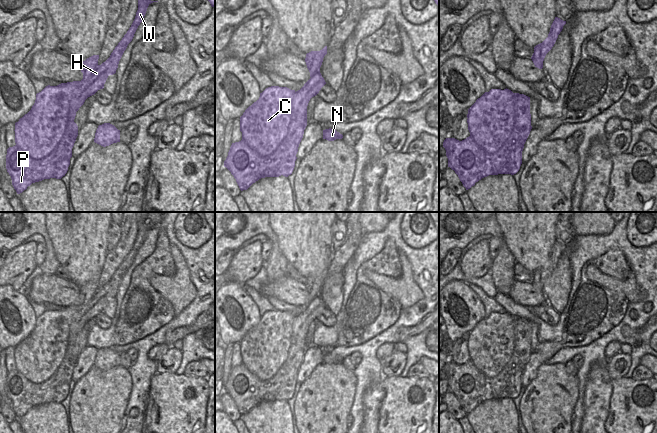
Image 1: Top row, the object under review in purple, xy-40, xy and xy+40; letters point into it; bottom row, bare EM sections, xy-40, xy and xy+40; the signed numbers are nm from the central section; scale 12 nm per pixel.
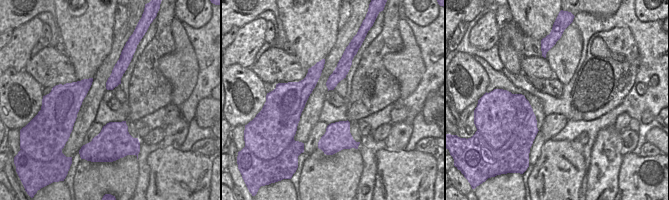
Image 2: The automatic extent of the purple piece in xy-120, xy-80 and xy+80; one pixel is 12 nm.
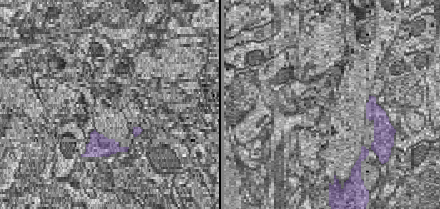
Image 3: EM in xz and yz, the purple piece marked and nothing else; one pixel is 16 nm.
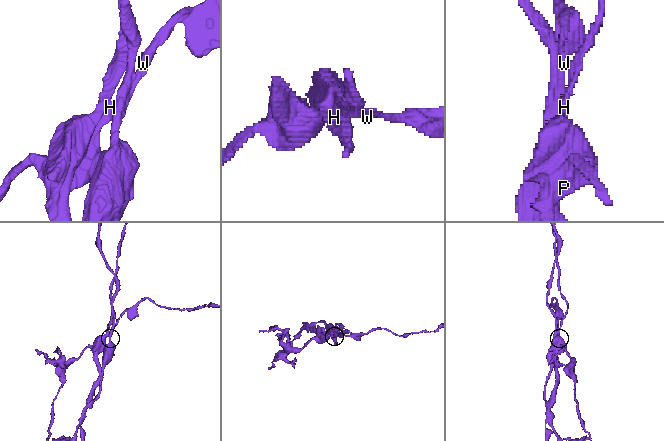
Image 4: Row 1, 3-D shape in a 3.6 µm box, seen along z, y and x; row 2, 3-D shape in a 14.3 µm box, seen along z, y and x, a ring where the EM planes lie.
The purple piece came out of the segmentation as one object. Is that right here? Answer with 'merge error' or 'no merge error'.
merge error

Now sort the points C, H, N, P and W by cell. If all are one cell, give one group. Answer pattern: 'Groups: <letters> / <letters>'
Groups: C / H N P W.

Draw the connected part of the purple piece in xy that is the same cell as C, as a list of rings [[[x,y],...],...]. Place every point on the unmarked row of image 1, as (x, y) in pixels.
[[[271,310],[240,341],[242,364],[261,381],[271,379],[288,358],[295,314]]]

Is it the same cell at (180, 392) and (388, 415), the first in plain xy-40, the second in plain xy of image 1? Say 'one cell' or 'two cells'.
one cell

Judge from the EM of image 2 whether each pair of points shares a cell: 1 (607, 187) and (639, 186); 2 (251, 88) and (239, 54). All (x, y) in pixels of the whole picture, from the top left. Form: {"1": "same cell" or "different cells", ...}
{"1": "different cells", "2": "different cells"}

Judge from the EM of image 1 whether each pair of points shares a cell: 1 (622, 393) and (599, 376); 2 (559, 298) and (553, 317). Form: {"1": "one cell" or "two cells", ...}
{"1": "two cells", "2": "two cells"}

